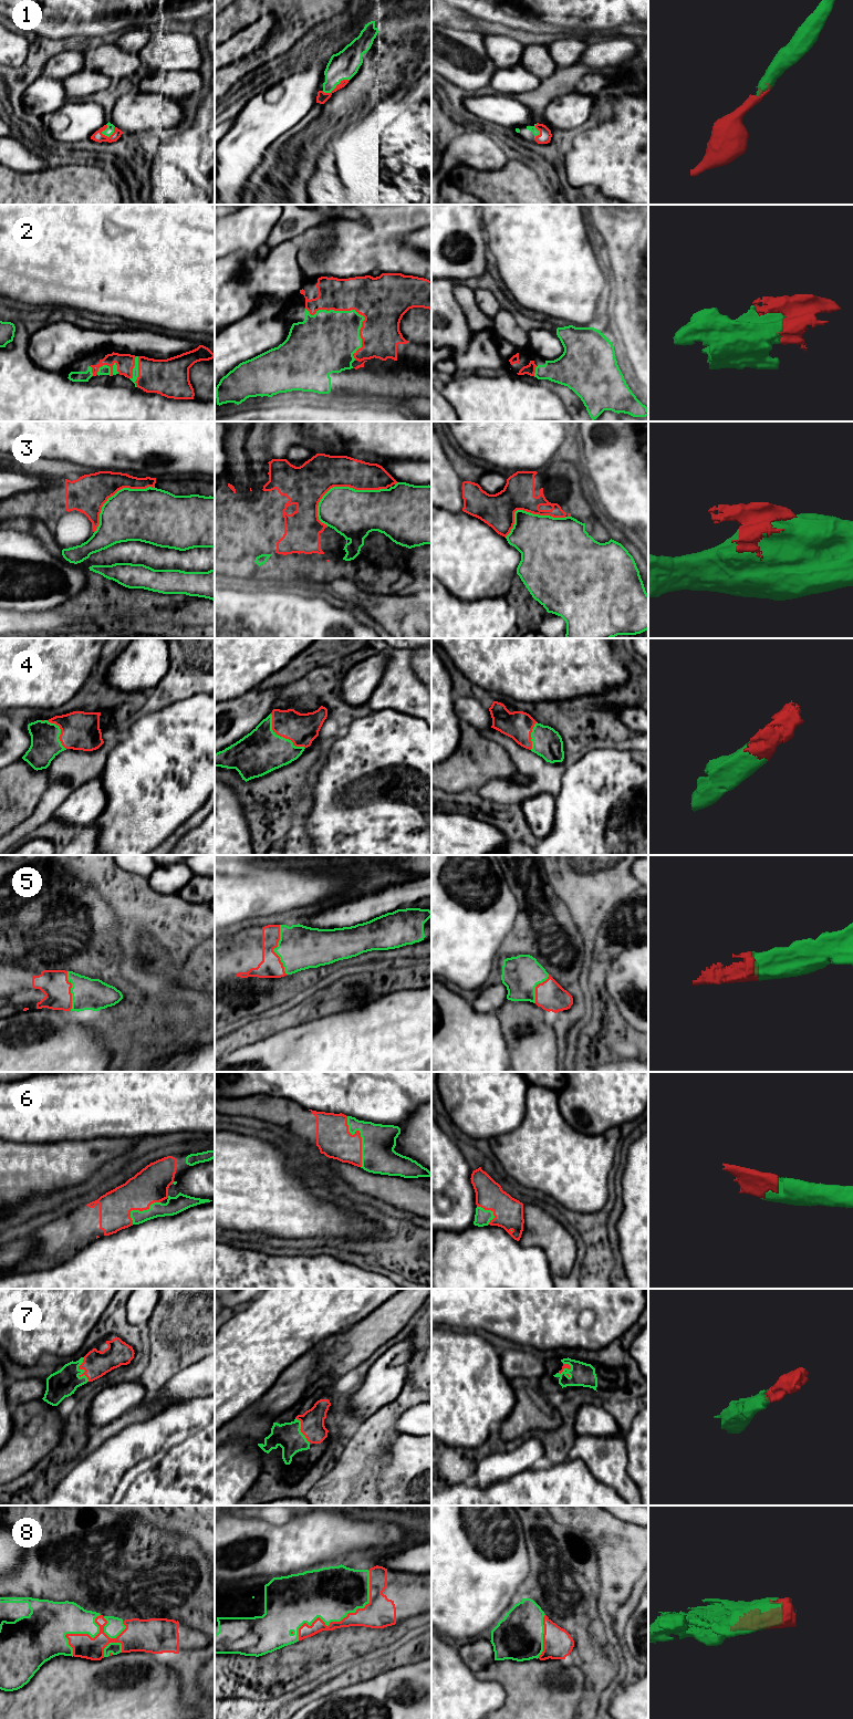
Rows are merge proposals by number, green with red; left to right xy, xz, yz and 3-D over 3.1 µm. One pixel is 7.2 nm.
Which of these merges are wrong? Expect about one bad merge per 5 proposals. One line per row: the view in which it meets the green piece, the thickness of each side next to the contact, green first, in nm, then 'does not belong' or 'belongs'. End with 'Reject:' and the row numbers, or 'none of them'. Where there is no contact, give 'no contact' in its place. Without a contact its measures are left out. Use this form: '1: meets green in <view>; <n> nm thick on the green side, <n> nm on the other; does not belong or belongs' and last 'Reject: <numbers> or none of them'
1: meets green in xz; 200 nm thick on the green side, 80 nm on the other; belongs
2: meets green in xz; 380 nm thick on the green side, 360 nm on the other; belongs
3: meets green in xz; 360 nm thick on the green side, 280 nm on the other; does not belong
4: meets green in xz; 320 nm thick on the green side, 220 nm on the other; belongs
5: meets green in xz; 320 nm thick on the green side, 160 nm on the other; belongs
6: meets green in xz; 240 nm thick on the green side, 260 nm on the other; belongs
7: meets green in xy; 200 nm thick on the green side, 190 nm on the other; belongs
8: meets green in xz; 380 nm thick on the green side, 200 nm on the other; belongs
Reject: 3

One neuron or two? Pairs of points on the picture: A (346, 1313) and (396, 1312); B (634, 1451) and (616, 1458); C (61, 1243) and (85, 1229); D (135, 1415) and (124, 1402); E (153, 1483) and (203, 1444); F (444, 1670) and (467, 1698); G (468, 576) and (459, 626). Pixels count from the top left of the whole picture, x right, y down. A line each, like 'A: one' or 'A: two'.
A: two
B: two
C: one
D: two
E: one
F: one
G: two

